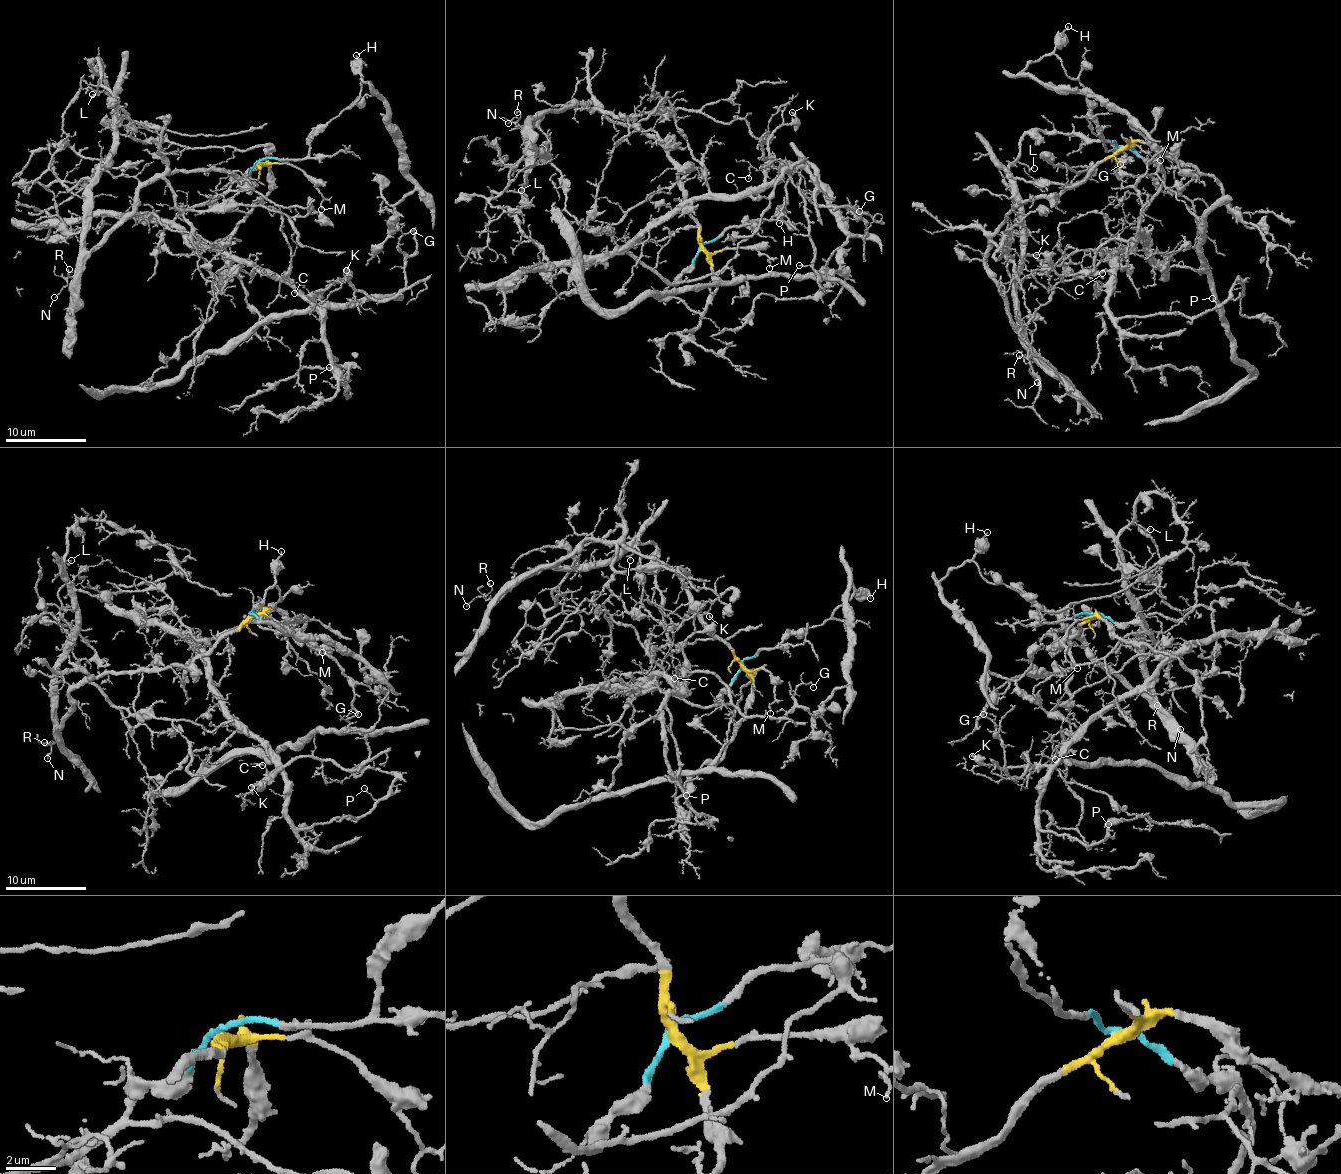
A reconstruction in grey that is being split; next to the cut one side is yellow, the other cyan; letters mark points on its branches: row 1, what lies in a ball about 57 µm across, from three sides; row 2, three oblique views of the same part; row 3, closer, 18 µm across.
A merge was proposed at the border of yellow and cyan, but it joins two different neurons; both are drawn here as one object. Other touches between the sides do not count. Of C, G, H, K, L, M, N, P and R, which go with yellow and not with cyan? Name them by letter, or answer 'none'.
L, M, N, R

